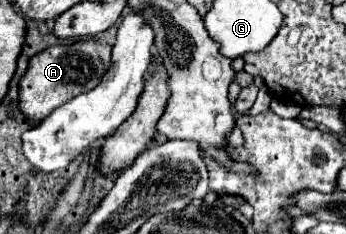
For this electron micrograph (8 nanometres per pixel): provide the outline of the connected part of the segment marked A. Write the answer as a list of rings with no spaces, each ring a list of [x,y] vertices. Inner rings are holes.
[[[99,39],[75,41],[71,45],[57,45],[37,53],[29,61],[29,69],[19,81],[21,113],[31,123],[43,121],[43,117],[47,117],[51,109],[57,109],[59,105],[63,105],[63,101],[69,101],[79,93],[91,91],[101,81],[103,73],[109,69],[109,61],[111,61],[111,45]]]

